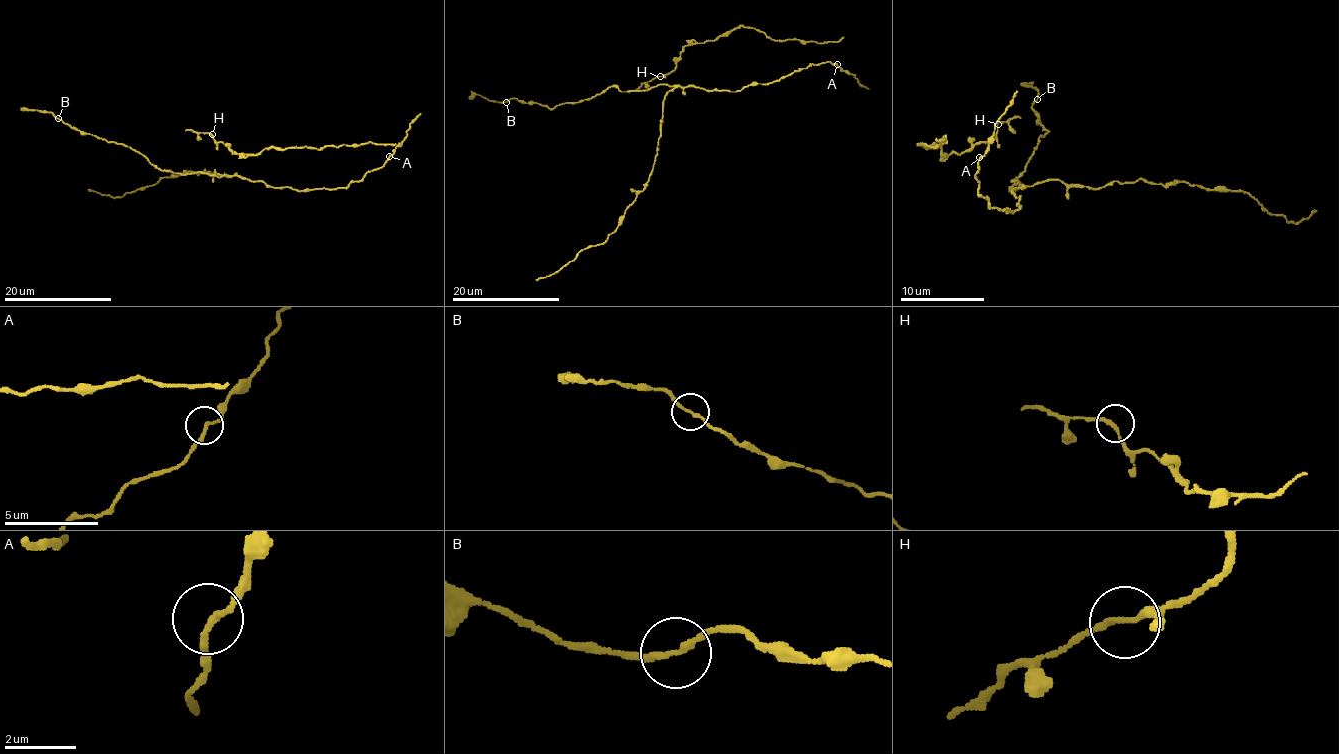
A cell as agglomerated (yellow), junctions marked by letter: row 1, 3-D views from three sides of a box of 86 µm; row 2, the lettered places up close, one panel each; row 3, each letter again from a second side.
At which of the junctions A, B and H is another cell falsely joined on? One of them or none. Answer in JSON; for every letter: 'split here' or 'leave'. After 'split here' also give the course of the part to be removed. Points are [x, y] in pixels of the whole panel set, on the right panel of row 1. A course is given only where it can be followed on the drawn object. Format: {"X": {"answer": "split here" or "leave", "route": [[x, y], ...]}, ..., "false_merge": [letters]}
{"A": {"answer": "leave"}, "B": {"answer": "leave"}, "H": {"answer": "leave"}, "false_merge": []}

